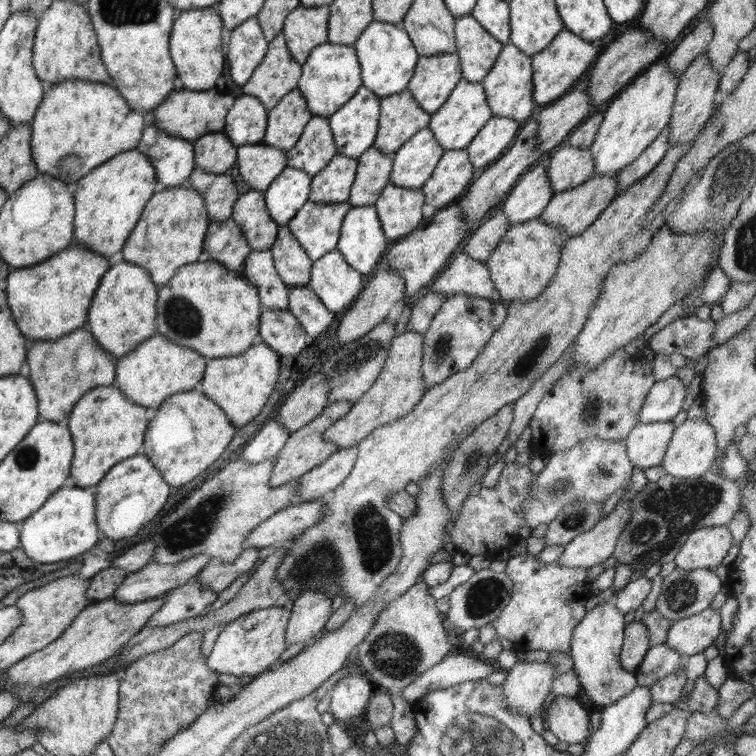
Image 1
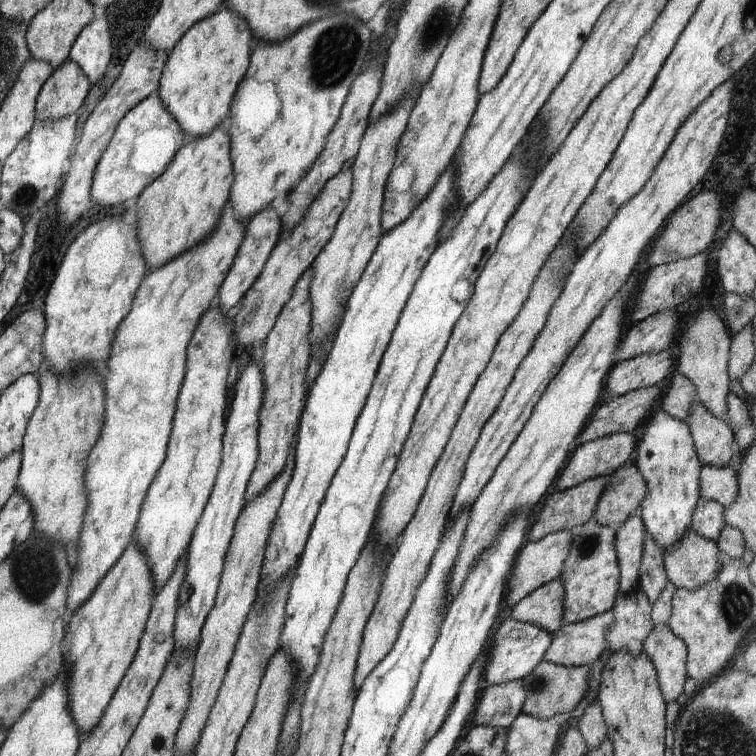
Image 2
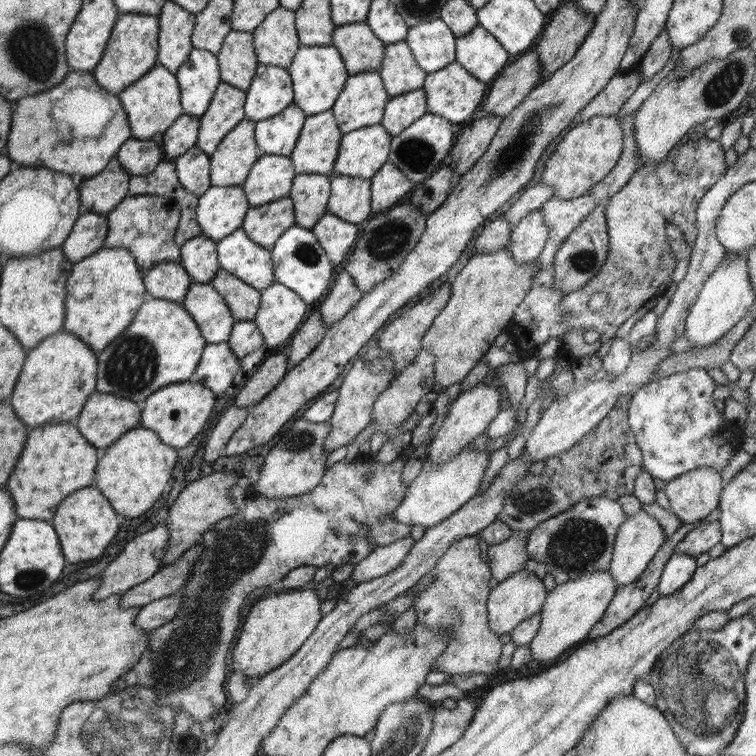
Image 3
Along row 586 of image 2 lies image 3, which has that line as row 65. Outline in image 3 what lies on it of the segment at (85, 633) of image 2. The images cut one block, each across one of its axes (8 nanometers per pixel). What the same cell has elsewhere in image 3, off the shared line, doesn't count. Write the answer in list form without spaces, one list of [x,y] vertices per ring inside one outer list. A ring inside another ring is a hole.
[[[137,13],[119,14],[110,39],[102,54],[102,60],[93,68],[95,81],[108,92],[118,94],[129,84],[144,76],[158,62],[158,17]]]

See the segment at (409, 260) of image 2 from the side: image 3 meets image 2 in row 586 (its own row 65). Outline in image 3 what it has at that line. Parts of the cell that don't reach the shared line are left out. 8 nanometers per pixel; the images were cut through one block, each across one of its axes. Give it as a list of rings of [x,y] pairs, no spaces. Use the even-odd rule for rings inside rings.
[[[258,63],[245,93],[245,117],[254,122],[273,118],[294,100],[290,73],[286,68],[272,64]]]

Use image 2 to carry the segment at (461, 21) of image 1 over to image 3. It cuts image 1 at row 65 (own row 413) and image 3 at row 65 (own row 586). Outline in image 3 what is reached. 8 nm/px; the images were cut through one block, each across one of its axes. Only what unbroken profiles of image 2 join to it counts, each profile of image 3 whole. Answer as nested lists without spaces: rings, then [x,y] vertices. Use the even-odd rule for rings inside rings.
[[[405,41],[384,48],[384,58],[377,73],[390,98],[423,88],[427,72],[418,66],[414,58]]]

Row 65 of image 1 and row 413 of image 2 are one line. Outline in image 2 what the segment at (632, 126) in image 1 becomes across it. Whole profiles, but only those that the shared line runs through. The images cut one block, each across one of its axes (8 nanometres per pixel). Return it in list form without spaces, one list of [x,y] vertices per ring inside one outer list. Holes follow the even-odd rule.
[[[662,408],[650,410],[642,439],[638,441],[633,464],[646,482],[646,498],[640,512],[645,530],[664,552],[676,547],[691,529],[700,494],[701,460],[696,454],[688,425]]]

